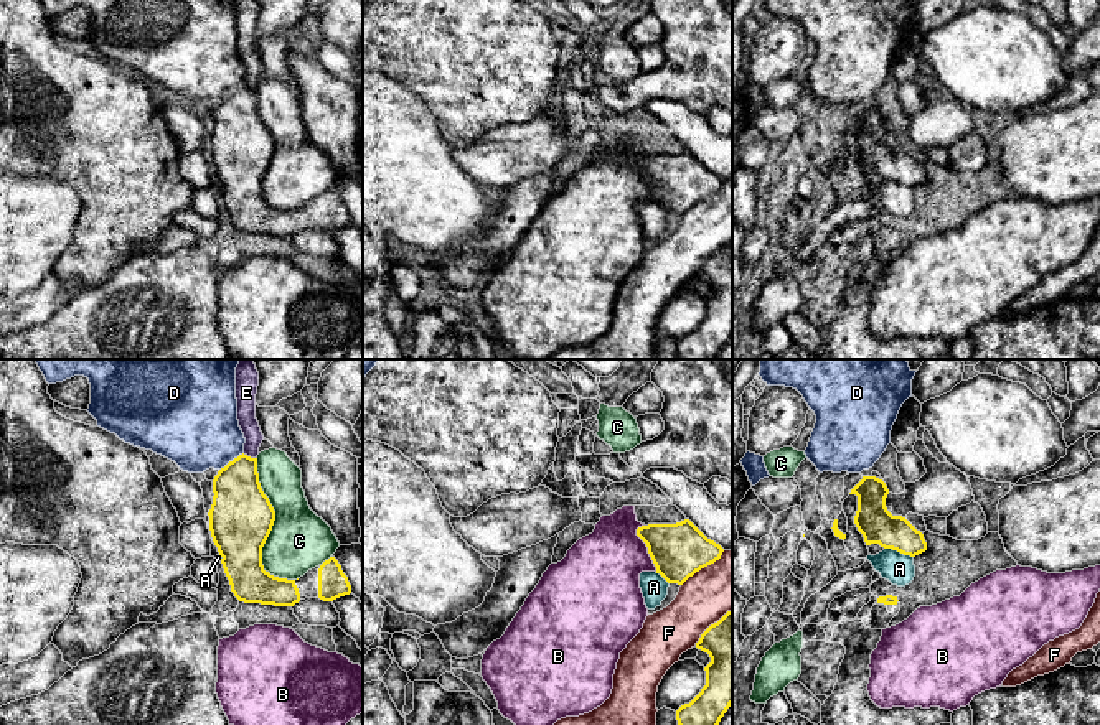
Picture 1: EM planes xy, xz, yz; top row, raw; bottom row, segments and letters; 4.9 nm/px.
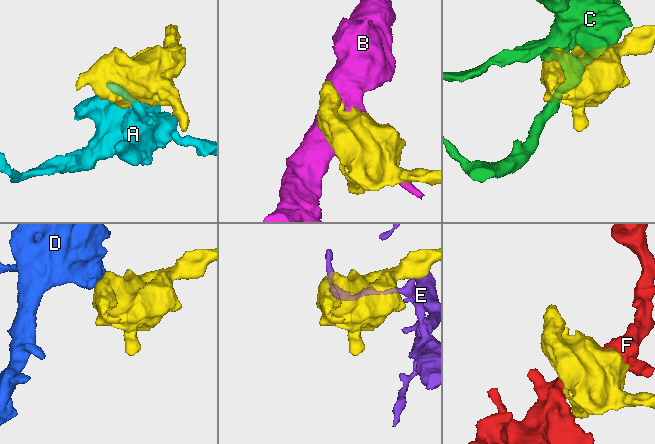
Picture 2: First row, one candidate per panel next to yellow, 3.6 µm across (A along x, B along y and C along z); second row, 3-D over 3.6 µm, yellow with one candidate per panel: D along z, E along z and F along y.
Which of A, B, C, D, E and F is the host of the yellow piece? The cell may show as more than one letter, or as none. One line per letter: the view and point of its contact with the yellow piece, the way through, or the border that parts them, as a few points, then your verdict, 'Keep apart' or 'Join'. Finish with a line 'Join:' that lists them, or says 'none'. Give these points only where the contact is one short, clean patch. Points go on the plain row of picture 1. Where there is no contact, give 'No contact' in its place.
A: Touches yellow at yz (899, 182). Keep apart
B: Touches yellow at xz (647, 177). Keep apart
C: Touches yellow at xy (271, 160). Keep apart
D: Touches yellow at xy (233, 91). Boundary: xy (243, 83), (220, 101). Keep apart
E: Touches yellow at xy (249, 88). Boundary: xy (243, 84), (256, 89). Keep apart
F: Touches yellow at xz (703, 198). Keep apart
Join: none

